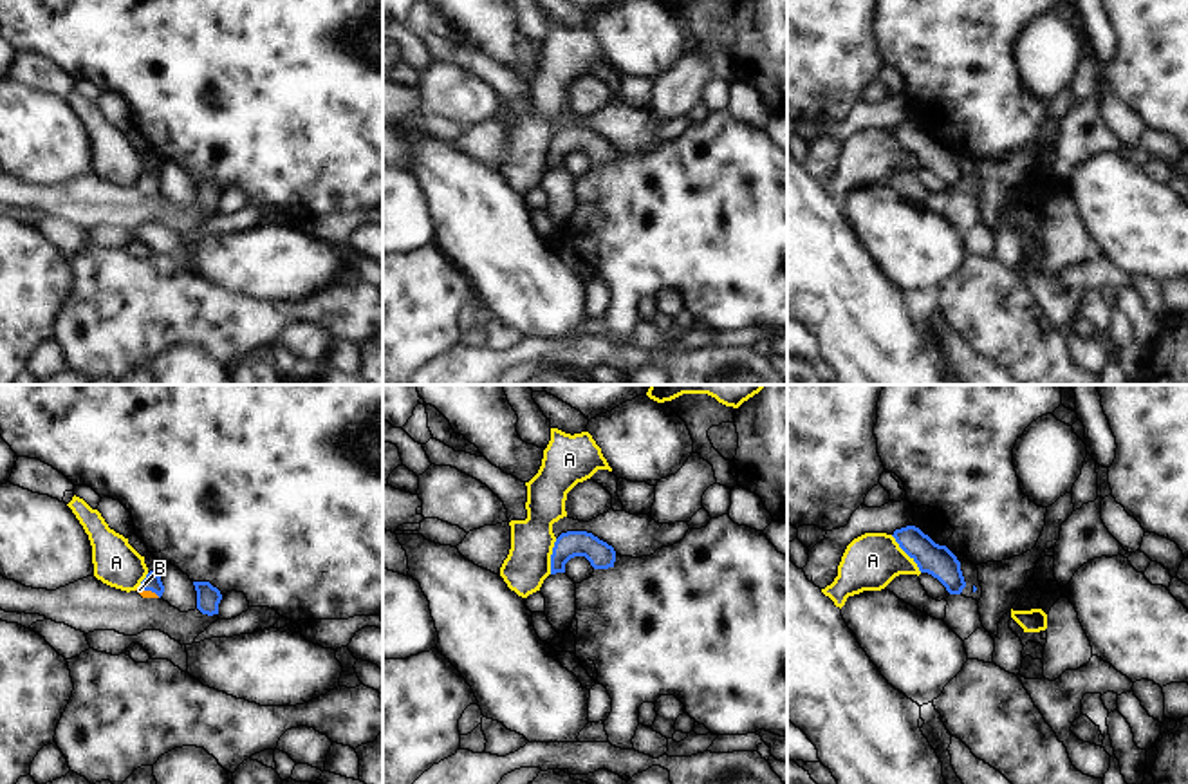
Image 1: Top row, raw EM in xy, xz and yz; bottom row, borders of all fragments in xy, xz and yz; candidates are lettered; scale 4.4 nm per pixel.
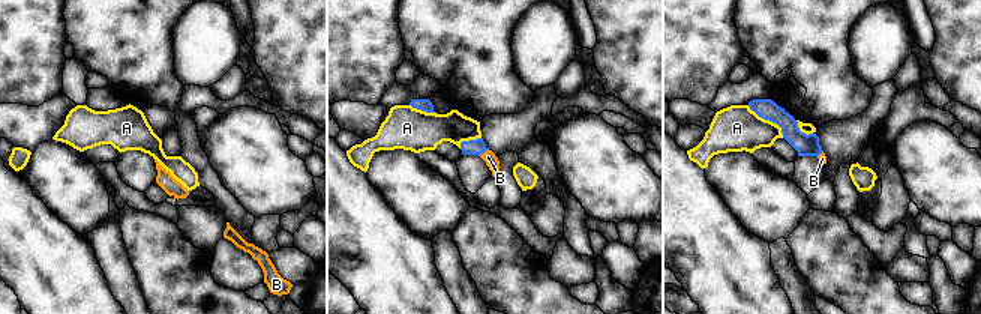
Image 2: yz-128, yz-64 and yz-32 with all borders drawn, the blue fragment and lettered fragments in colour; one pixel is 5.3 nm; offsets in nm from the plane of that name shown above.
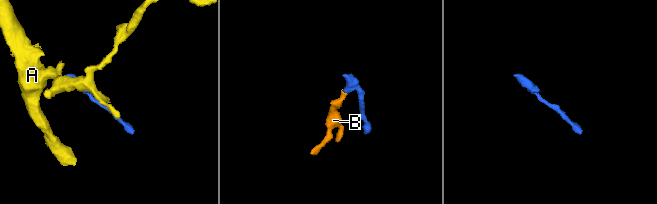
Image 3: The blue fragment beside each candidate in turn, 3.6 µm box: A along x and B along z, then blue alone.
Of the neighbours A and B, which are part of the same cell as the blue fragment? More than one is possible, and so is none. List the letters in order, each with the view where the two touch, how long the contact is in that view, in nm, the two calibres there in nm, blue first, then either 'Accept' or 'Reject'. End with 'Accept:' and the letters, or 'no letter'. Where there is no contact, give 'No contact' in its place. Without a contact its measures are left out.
A: Touches blue in yz. Shared border 220 nm. Thickness 140 nm (blue) against 240 nm. Reject
B: Touches blue in xy. Shared border 110 nm. Thickness 80 nm (blue) against 40 nm. Accept
Accept: B

